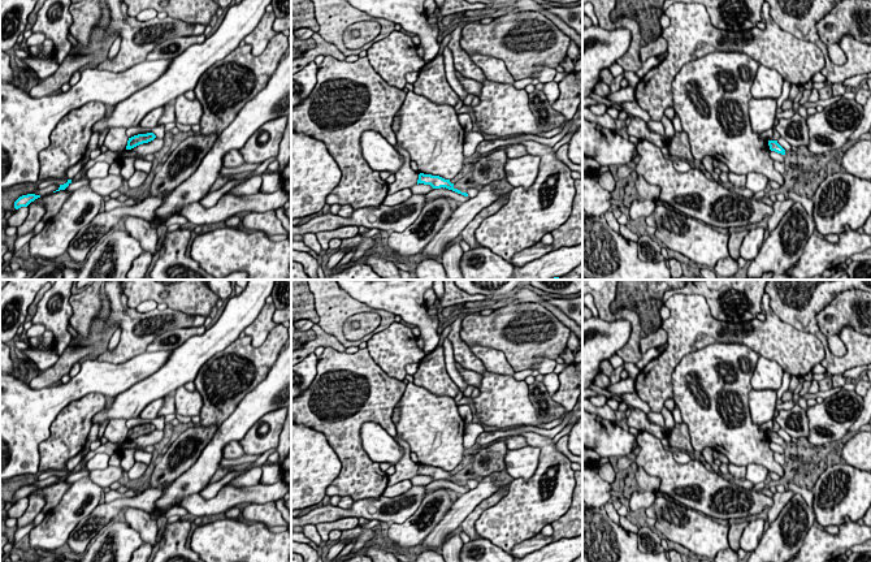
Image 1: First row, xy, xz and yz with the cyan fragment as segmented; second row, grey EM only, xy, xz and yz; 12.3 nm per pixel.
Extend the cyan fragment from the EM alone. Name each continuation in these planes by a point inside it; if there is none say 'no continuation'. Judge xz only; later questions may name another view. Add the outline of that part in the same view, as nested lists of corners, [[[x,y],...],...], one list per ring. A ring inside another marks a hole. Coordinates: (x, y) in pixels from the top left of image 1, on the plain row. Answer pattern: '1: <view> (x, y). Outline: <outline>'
no continuation

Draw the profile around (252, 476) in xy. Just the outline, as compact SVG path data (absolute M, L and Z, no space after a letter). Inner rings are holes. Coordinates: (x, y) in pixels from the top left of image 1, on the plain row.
M252 467L247 472L237 476L229 484L237 487L254 487L260 483L263 470L261 467Z

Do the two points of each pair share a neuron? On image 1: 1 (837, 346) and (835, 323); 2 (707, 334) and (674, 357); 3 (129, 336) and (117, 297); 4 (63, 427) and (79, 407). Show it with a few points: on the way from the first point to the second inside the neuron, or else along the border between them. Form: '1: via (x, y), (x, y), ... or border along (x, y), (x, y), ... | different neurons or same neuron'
1: via (833, 341), (833, 328) | same neuron
2: via (700, 334), (696, 334), (681, 349) | same neuron
3: via (129, 327), (129, 321), (121, 314), (118, 306) | same neuron
4: via (68, 422), (77, 413) | same neuron

